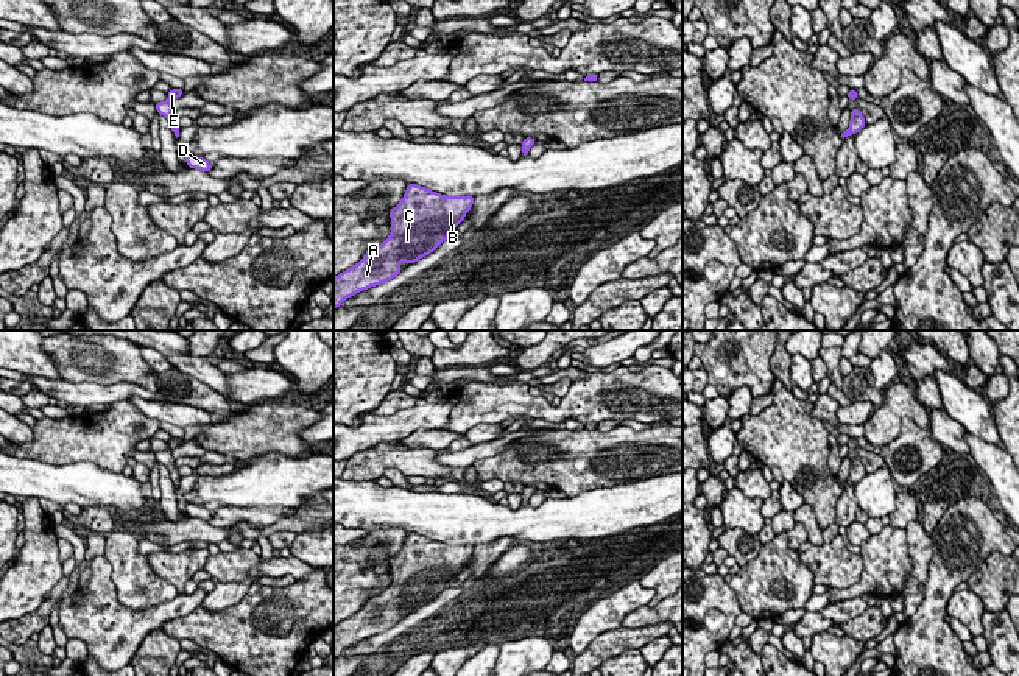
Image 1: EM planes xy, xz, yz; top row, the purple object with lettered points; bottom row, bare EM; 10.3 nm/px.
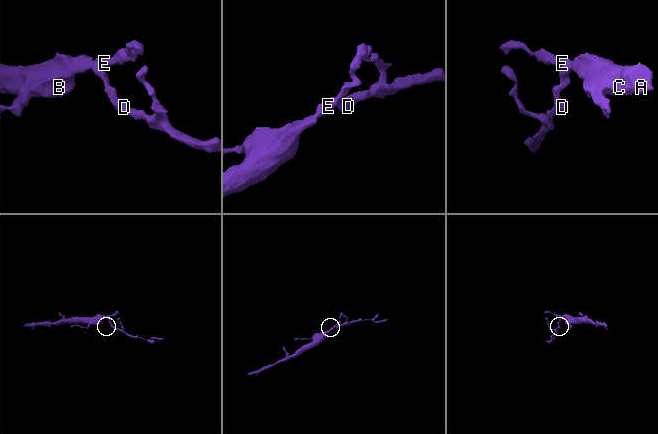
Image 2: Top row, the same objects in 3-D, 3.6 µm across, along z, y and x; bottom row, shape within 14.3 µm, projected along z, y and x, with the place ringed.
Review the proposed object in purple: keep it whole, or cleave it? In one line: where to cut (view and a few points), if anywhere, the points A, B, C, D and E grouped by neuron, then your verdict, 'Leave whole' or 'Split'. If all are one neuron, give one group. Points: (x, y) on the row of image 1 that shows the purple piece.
No split. Groups: A B C D E. Leave whole

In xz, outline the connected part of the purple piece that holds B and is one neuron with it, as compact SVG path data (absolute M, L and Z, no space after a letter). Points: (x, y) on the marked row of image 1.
M408 184L402 201L390 210L390 237L382 245L368 249L358 263L333 277L333 308L340 307L344 299L396 277L402 271L400 260L411 265L433 252L444 240L449 240L449 232L464 220L472 209L474 199L475 196L471 195L446 196Z

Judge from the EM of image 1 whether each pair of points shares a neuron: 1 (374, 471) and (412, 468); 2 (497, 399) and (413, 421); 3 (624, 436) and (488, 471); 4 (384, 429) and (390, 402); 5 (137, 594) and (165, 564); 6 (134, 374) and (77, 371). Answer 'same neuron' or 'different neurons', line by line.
1: same neuron
2: different neurons
3: same neuron
4: different neurons
5: different neurons
6: same neuron

